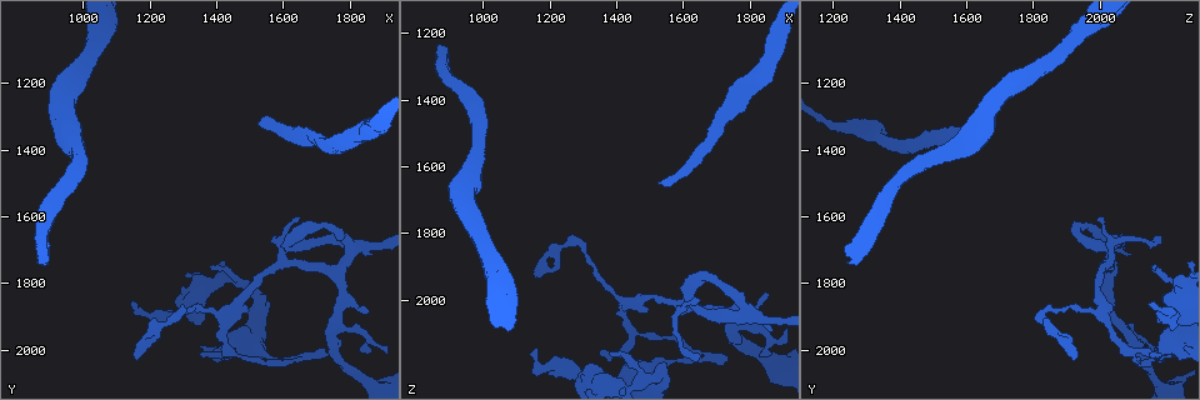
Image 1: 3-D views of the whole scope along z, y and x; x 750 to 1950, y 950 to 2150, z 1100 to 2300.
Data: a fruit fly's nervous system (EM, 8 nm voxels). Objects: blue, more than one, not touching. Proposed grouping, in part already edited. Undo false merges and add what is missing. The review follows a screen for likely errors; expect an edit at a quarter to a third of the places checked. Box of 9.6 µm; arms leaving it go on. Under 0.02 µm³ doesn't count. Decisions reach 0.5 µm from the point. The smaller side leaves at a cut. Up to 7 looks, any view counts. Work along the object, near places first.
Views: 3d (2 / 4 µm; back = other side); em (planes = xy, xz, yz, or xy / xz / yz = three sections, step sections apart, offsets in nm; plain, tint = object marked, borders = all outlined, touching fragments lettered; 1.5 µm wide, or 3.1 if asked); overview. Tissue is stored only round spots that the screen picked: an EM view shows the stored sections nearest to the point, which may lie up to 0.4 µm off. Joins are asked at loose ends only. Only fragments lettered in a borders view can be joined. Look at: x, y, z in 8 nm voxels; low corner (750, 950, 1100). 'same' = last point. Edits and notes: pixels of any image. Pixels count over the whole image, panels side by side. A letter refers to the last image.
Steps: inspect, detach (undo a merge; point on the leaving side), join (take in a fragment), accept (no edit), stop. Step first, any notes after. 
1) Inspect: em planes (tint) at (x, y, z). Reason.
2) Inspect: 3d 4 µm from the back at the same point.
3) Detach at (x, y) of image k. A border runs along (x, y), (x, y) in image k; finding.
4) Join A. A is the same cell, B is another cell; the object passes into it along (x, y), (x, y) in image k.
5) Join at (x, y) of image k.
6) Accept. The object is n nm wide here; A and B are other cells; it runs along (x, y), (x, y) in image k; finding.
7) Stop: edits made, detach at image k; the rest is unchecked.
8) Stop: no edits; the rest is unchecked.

Inspect: em planes (borders) at (900, 1730, 1240). Long arm stops here.

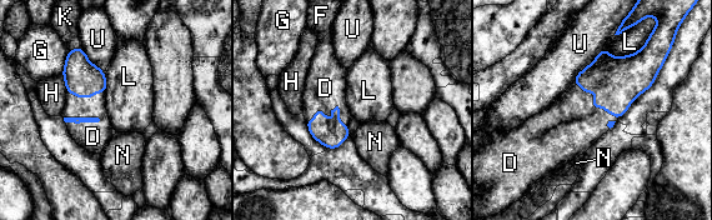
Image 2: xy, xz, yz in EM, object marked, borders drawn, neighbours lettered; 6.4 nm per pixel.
Join D. D is the same cell, F, G, H, K, L, N and U are other cells; the object passes into it along (606, 74), (592, 106), (570, 126) in image 2; it goes on there.

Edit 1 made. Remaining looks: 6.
Inspect: em planes (borders) at (1600, 1740, 2030).

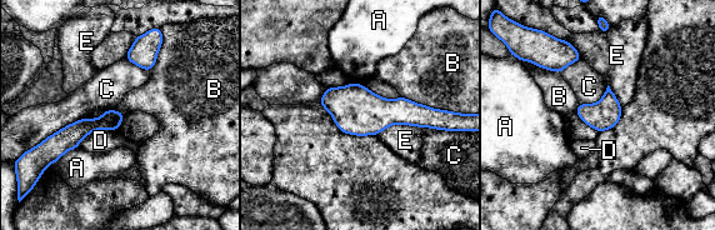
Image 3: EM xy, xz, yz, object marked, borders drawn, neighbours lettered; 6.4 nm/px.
Accept. A, B, C, D and E are other cells; one neuron here.

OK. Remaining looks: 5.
Inspect: em planes (plain) at (1850, 1890, 1970). An open end.

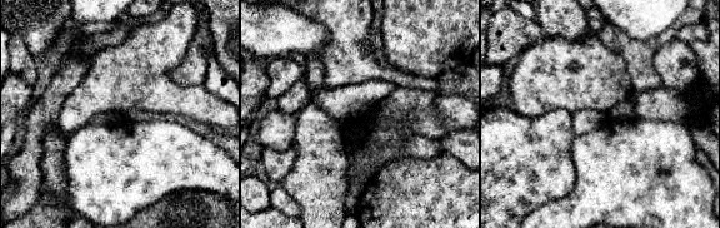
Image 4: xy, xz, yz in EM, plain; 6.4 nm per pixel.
Inspect: em planes (borders) at the same point.

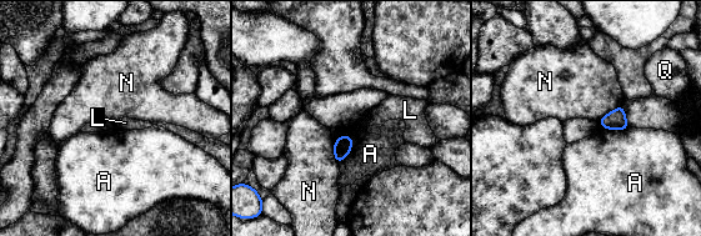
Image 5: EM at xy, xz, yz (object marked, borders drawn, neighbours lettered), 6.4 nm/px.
Accept. The longest contact is with A, 200 nm; A, L, N and Q are other cells; no lettered fragment goes on from it.

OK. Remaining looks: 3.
Stop: edits made, join at image 2; the rest is unchecked.

